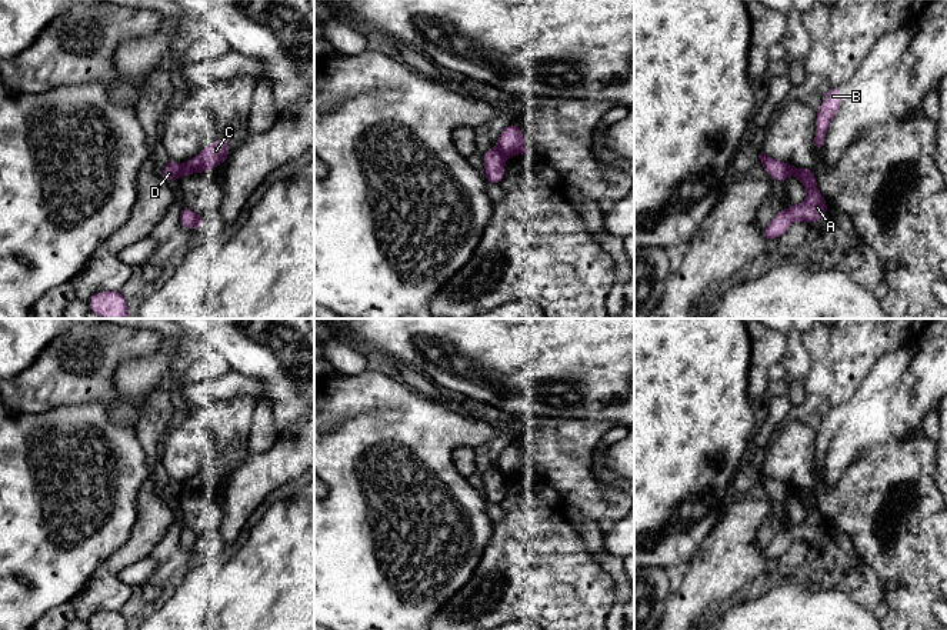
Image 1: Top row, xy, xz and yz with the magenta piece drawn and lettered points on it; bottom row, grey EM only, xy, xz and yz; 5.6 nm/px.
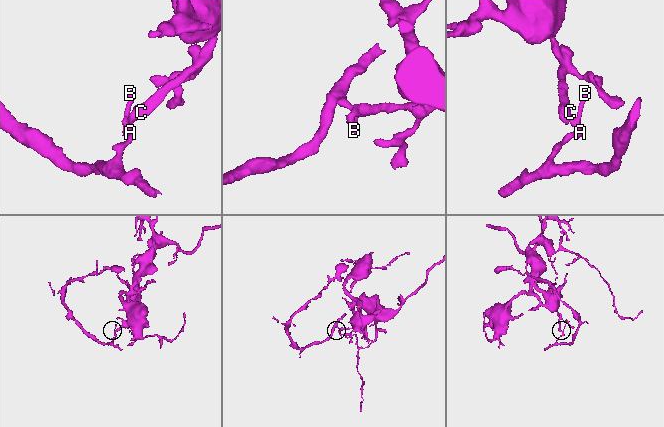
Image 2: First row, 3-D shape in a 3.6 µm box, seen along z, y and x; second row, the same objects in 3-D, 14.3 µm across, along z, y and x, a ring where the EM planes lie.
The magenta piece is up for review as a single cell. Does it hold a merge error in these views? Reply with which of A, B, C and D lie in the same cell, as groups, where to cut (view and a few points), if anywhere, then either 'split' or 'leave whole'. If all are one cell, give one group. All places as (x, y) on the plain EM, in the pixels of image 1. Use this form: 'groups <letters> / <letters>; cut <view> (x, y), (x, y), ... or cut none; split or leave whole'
groups A B D / C; cut xz (494, 467), (507, 477); split

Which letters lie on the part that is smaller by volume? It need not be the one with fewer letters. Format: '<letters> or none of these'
A, B, D

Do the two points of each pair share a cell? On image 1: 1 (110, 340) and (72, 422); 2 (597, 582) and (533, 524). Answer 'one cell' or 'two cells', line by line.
1: two cells
2: one cell

